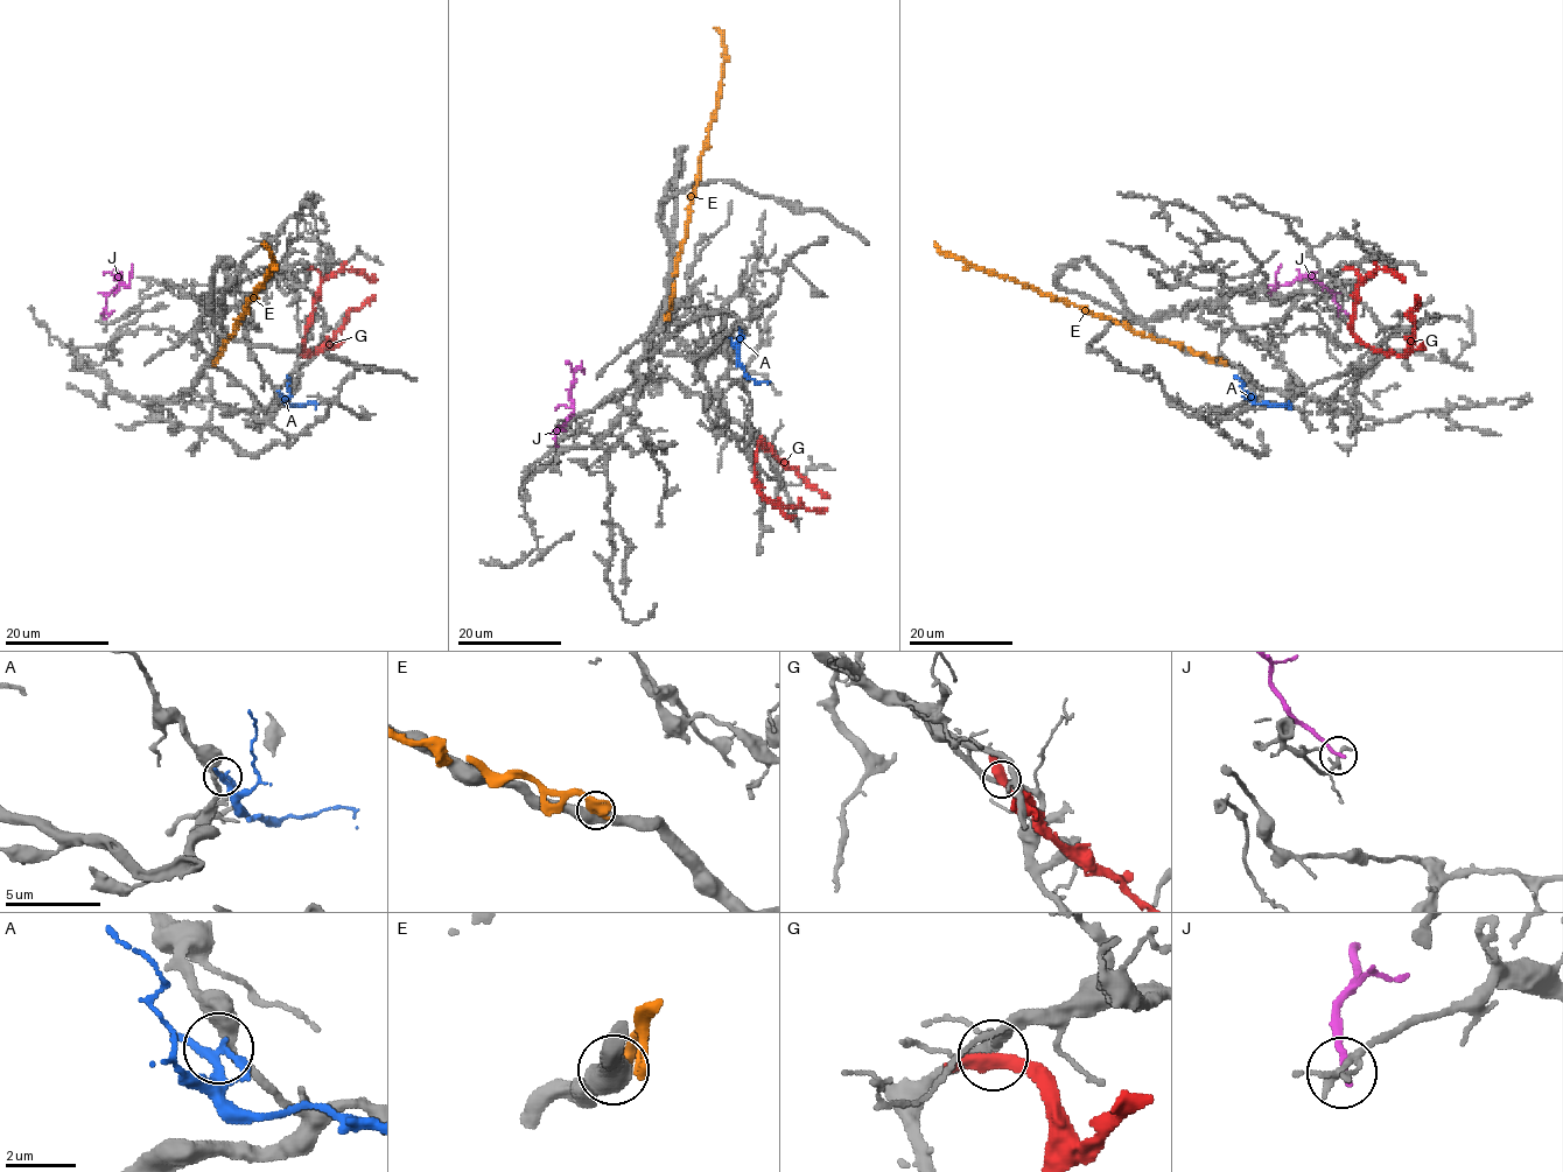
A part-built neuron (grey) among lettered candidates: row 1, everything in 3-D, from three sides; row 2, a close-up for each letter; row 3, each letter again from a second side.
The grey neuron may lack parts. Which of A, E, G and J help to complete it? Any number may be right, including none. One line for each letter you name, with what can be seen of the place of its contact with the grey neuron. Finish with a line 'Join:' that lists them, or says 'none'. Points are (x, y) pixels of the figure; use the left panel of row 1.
Join: none

